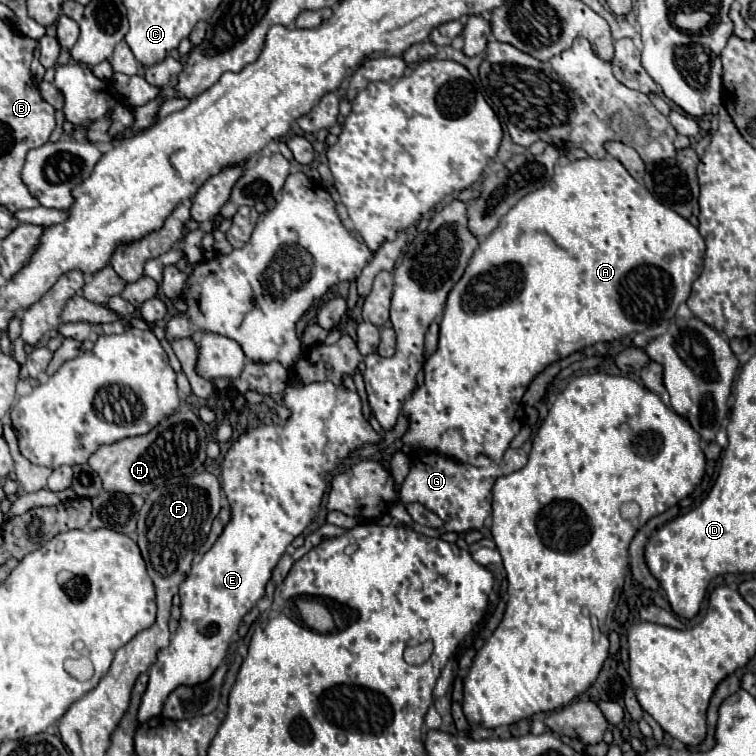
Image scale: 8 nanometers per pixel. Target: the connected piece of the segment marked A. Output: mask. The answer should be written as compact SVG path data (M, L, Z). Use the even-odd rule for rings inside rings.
M578 159L568 165L556 165L554 177L548 187L540 187L526 197L522 197L516 207L502 217L498 229L486 237L486 241L478 247L474 257L470 259L462 279L454 285L454 289L448 295L444 317L440 321L440 343L438 351L426 361L424 365L424 385L418 387L412 397L404 403L404 413L410 419L410 431L402 437L404 443L404 453L410 449L426 449L426 451L436 451L446 457L452 457L462 463L476 463L478 453L492 457L494 461L504 457L504 451L508 449L510 441L514 435L520 431L522 421L524 421L524 409L522 409L522 395L528 389L530 381L550 363L568 357L574 351L580 351L582 347L594 345L598 341L616 341L620 337L626 337L630 333L642 333L660 321L670 321L678 309L680 303L684 303L690 295L692 281L700 275L702 265L704 265L704 239L698 233L698 229L686 221L682 215L672 211L670 207L658 203L652 193L638 183L626 169L624 165L614 159ZM566 239L566 249L560 247L560 241Z

